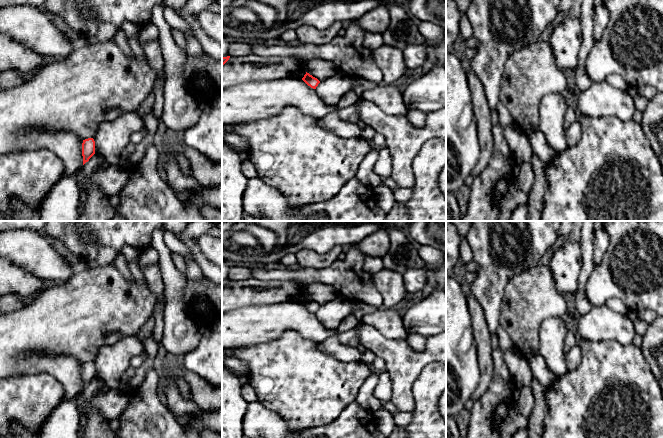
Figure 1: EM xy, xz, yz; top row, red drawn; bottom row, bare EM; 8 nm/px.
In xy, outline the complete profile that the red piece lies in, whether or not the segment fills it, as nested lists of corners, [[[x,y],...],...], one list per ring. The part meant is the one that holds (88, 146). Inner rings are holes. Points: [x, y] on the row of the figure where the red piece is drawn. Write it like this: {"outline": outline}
{"outline": [[[93,138],[83,140],[82,143],[82,156],[83,165],[95,154],[95,141]]]}

